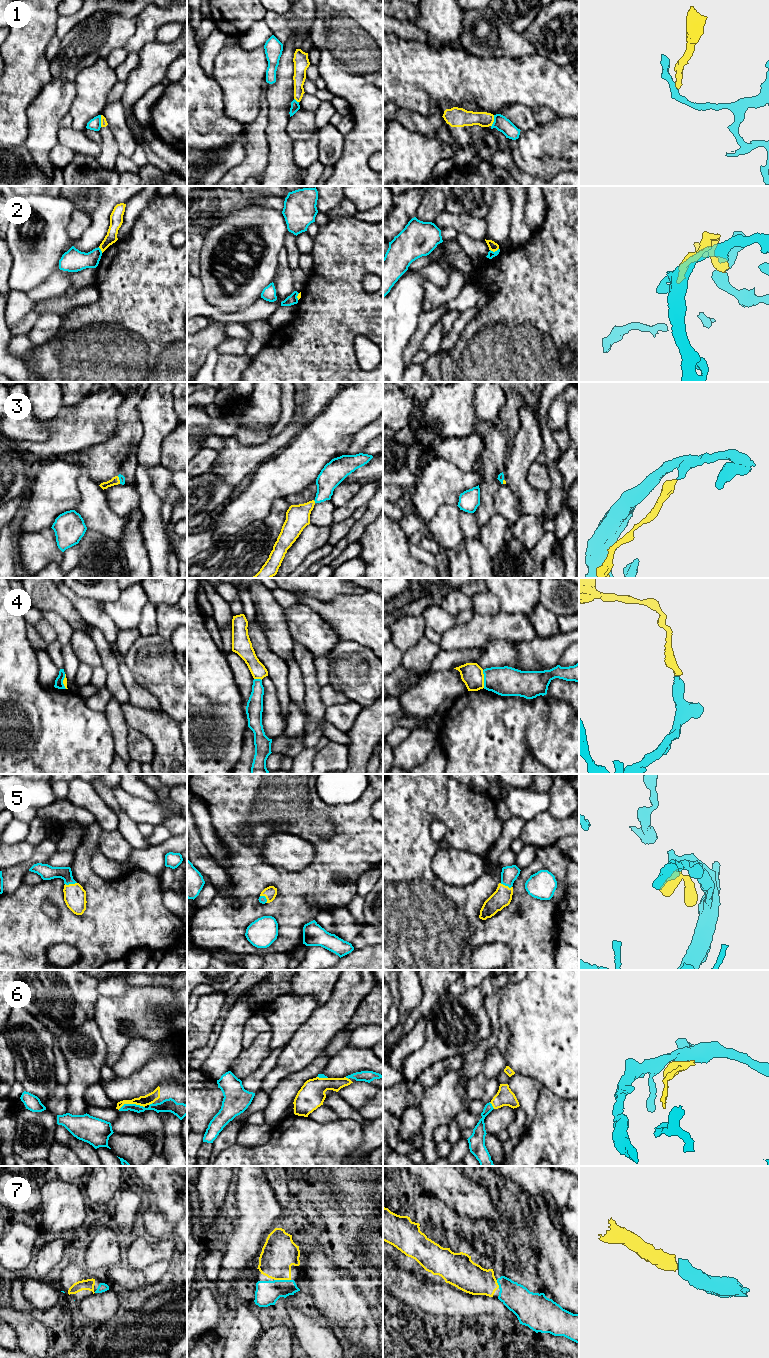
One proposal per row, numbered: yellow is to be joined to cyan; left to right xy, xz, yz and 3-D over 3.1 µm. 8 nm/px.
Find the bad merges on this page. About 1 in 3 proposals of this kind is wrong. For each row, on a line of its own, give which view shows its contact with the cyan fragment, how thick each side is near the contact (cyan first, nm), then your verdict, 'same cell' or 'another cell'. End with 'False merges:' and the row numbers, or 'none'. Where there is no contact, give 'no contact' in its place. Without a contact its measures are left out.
1: xy | 100/50 nm | another cell
2: yz | 60/70 nm | another cell
3: xz | 180/190 nm | same cell
4: yz | 240/180 nm | another cell
5: xy | 120/180 nm | same cell
6: xy | 80/90 nm | same cell
7: xz | 190/280 nm | same cell
False merges: 1, 2, 4

